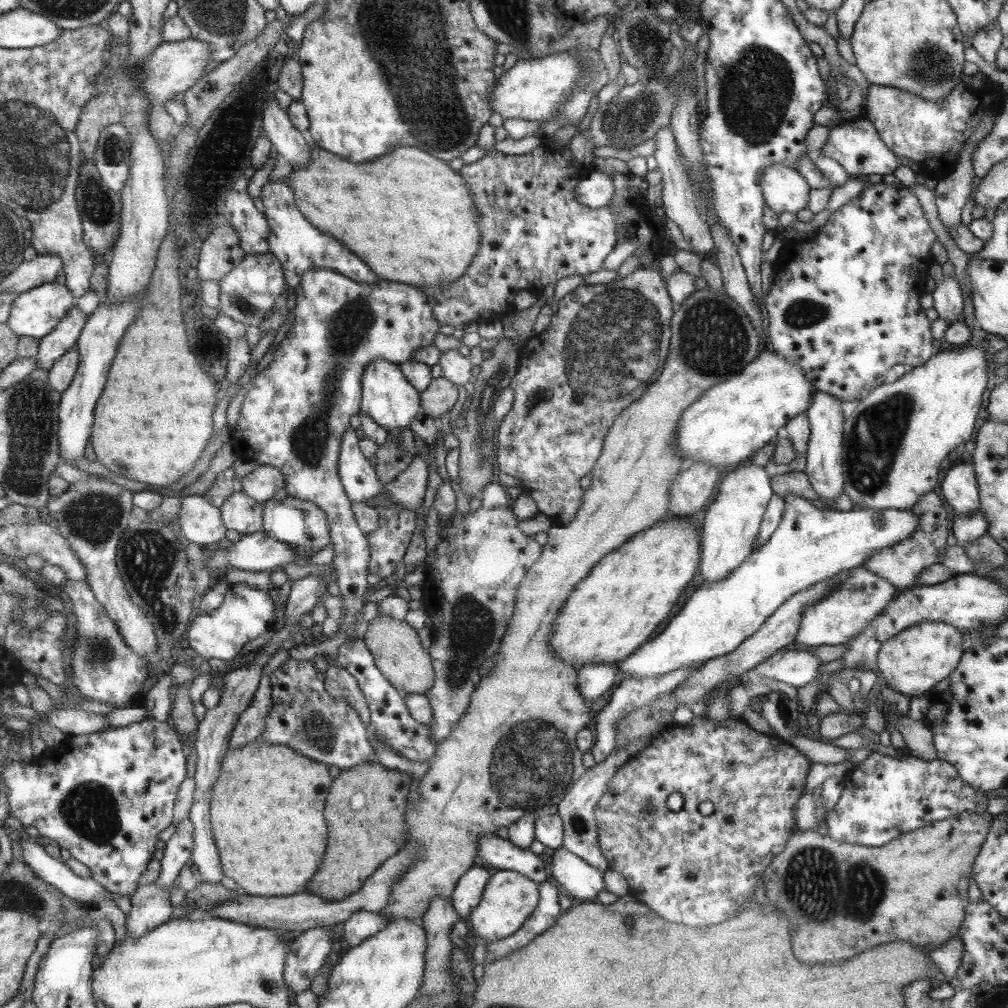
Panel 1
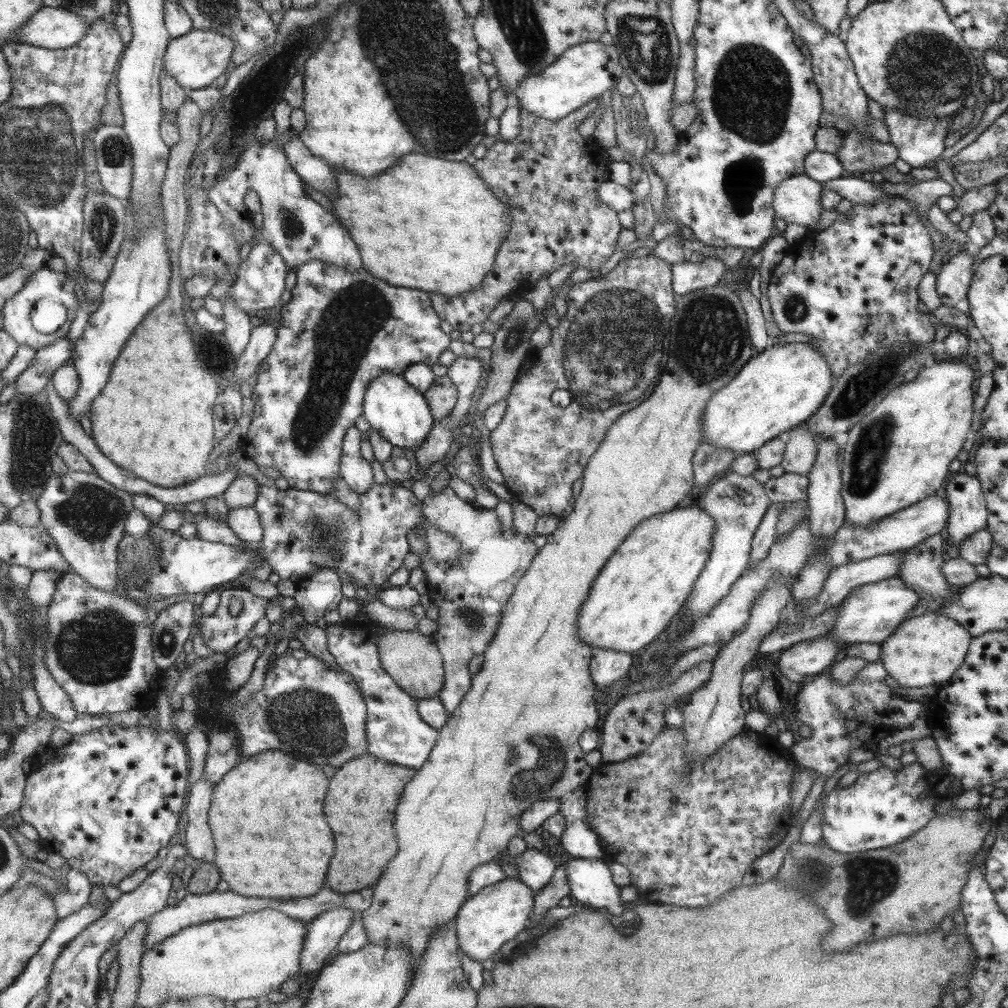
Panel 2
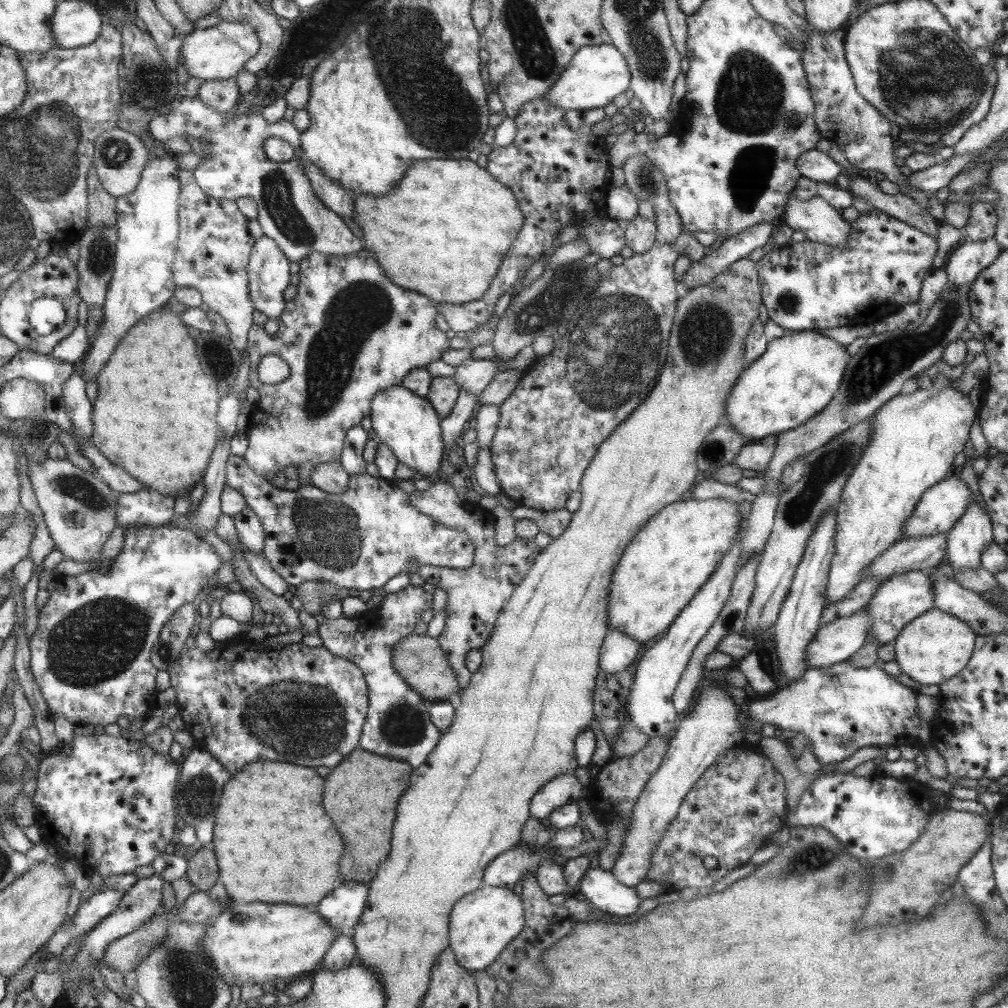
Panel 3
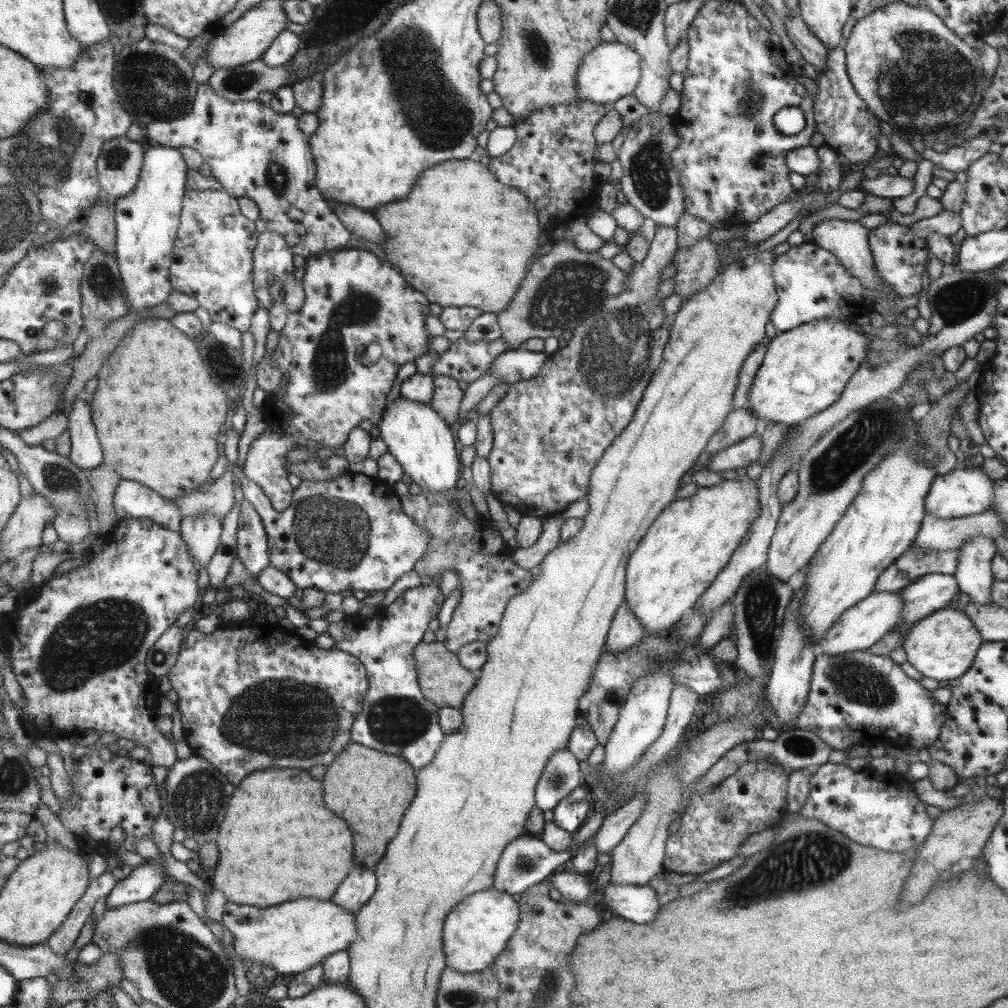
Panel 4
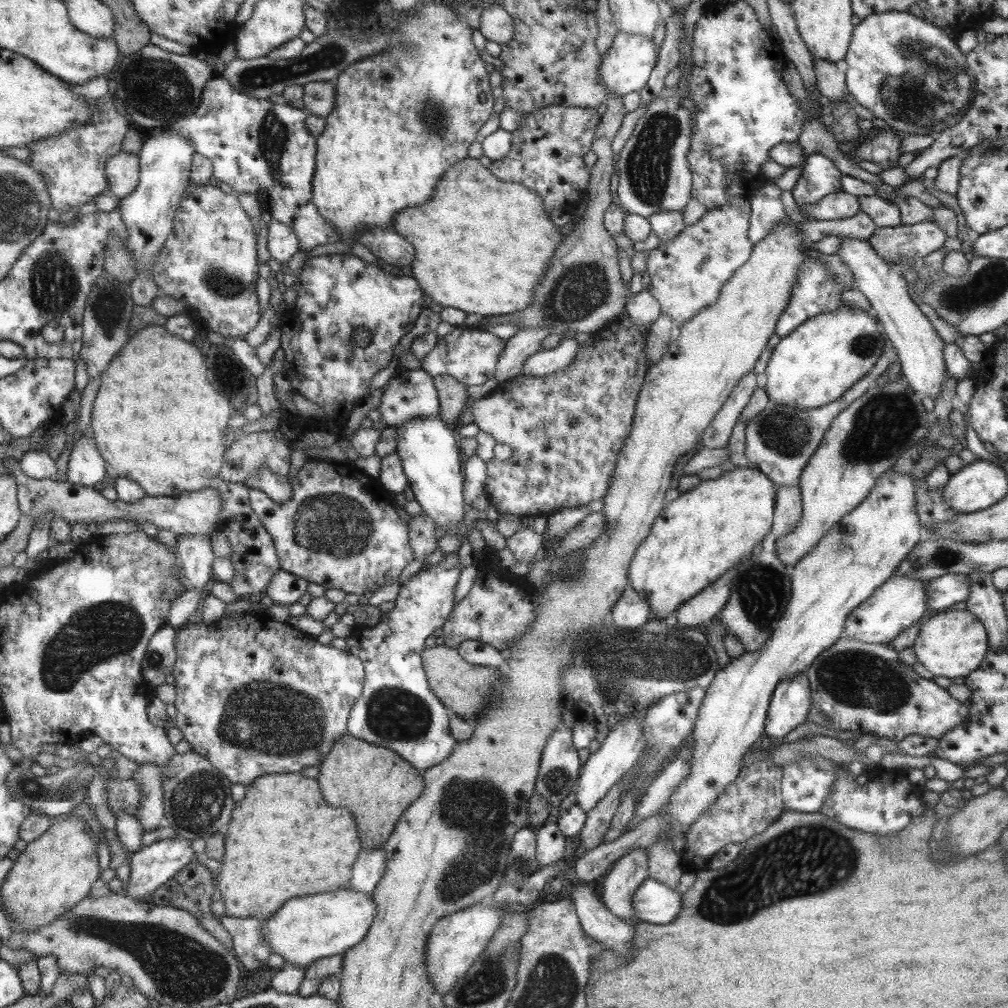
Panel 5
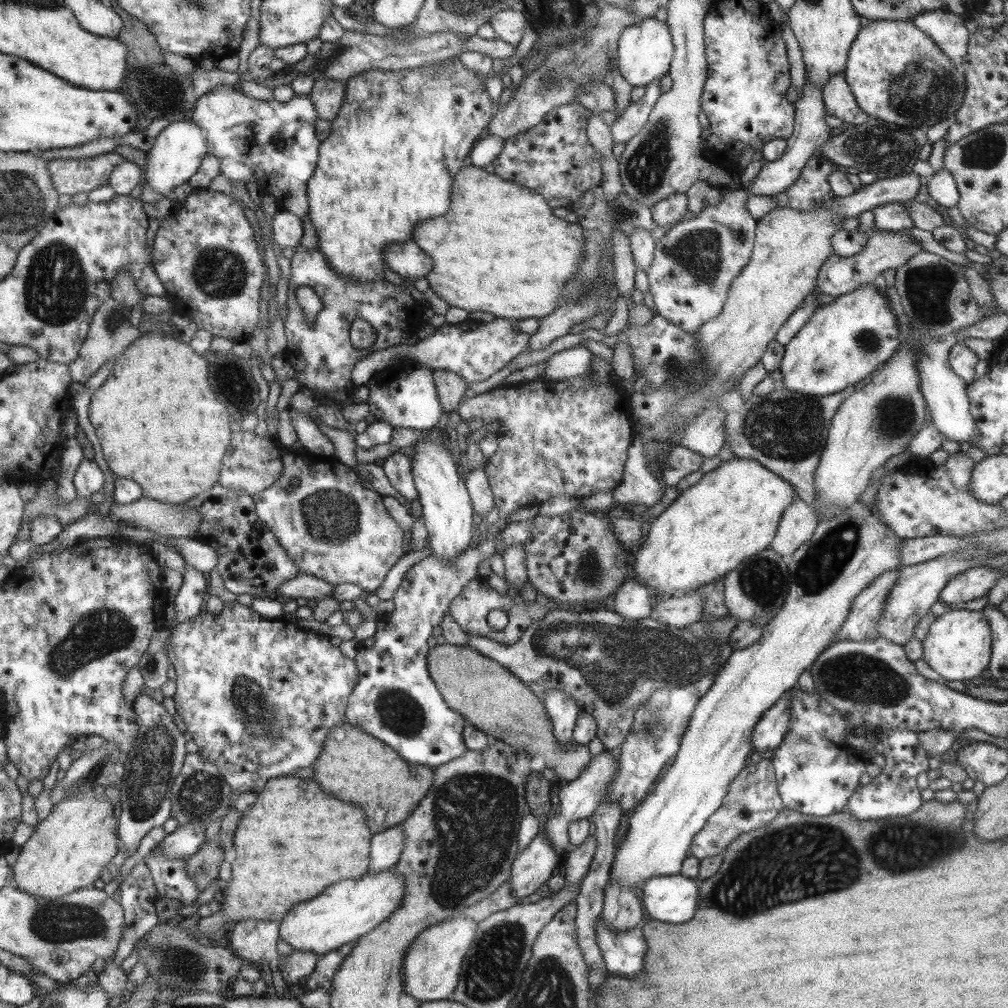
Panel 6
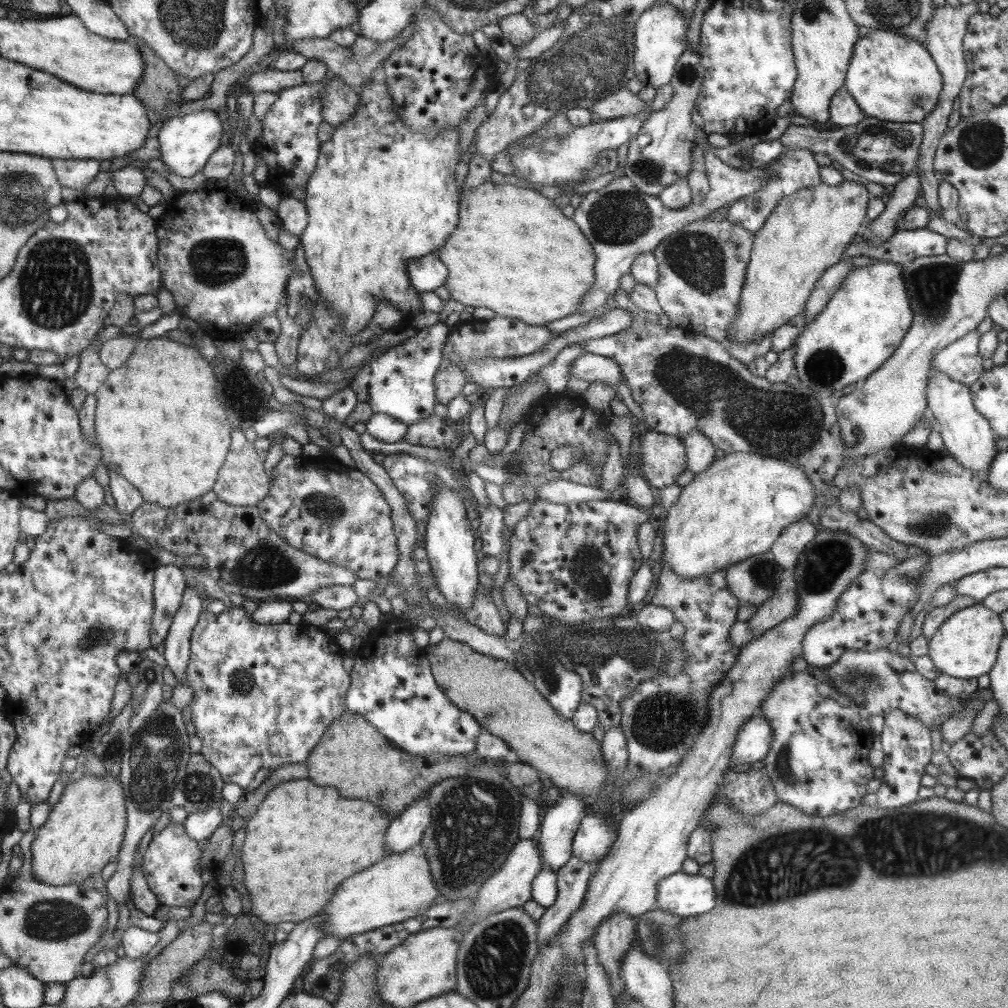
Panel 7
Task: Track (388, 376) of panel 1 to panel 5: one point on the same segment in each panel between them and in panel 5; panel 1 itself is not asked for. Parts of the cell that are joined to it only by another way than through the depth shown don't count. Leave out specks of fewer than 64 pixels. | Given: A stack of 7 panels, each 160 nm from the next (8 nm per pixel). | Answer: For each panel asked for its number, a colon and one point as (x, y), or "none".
2: (399, 413)
3: (408, 424)
4: (415, 434)
5: (427, 449)

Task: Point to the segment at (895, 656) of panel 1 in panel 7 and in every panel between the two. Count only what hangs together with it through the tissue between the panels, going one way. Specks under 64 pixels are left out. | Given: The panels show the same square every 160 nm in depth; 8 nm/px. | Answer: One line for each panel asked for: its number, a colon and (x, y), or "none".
2: (923, 650)
3: (935, 646)
4: (941, 646)
5: (951, 643)
6: (957, 645)
7: (965, 646)

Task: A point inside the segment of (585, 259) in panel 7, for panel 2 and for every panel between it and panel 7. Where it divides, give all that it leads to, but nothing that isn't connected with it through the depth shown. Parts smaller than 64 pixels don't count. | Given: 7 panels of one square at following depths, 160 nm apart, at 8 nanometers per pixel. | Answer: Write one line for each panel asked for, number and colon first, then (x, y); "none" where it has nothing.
2: (430, 224)
3: (443, 232)
4: (462, 238)
5: (480, 244)
6: (499, 250)

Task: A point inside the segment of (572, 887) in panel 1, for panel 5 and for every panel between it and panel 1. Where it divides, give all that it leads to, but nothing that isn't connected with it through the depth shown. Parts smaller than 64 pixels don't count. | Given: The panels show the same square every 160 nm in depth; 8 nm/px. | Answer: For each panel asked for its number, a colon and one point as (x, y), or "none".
2: (590, 883)
3: (599, 888)
4: (638, 904)
5: (652, 902)

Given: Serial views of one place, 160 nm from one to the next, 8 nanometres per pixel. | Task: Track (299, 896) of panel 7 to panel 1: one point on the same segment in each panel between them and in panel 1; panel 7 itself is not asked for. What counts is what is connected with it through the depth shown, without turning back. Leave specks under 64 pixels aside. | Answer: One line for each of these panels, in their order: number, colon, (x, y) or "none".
1: (268, 831)
2: (270, 840)
3: (269, 826)
4: (277, 842)
5: (279, 838)
6: (294, 838)

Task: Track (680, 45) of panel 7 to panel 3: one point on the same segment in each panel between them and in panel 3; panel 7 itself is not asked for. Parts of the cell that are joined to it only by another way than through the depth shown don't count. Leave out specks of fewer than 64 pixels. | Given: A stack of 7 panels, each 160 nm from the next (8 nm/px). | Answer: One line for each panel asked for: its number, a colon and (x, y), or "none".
3: (596, 74)
4: (610, 71)
5: (626, 66)
6: (644, 51)

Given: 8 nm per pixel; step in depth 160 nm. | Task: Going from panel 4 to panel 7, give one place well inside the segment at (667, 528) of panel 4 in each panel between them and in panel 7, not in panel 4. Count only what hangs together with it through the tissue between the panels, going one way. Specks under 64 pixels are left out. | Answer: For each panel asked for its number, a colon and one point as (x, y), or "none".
5: (703, 533)
6: (732, 513)
7: (737, 507)

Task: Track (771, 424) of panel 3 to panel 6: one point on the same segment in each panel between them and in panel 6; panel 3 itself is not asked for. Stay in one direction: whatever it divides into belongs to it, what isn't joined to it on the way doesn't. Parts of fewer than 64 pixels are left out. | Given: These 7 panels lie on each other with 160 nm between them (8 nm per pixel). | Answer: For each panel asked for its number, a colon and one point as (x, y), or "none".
4: (804, 370)
5: (812, 366)
6: (842, 343)

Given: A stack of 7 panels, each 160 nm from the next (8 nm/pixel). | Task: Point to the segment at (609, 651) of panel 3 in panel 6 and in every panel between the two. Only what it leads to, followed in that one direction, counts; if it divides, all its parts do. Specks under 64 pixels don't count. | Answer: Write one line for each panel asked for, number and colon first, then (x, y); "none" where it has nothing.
4: (625, 631)
5: (631, 611)
6: (631, 600)

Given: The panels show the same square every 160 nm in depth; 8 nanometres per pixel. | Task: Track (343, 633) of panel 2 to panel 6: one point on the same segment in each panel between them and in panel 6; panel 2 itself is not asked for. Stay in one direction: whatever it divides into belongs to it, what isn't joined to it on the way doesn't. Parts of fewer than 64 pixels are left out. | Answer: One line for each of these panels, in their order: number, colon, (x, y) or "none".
3: (398, 725)
4: (396, 718)
5: (397, 710)
6: (395, 701)

